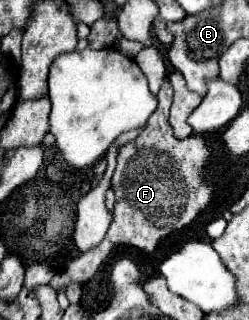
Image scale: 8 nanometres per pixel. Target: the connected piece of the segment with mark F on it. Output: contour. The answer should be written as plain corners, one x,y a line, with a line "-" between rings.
164,81
158,93
158,109
150,115
146,129
140,137
124,143
118,151
118,165
112,177
112,189
116,193
114,223
100,245
82,253
66,267
66,271
57,272
52,277
48,283
52,289
68,283
90,281
114,245
132,245
152,253
162,237
190,225
210,203
214,187
204,177
204,169
212,163
212,155
200,135
190,135
188,139
176,139
172,135
172,127
168,123
170,103
172,87

